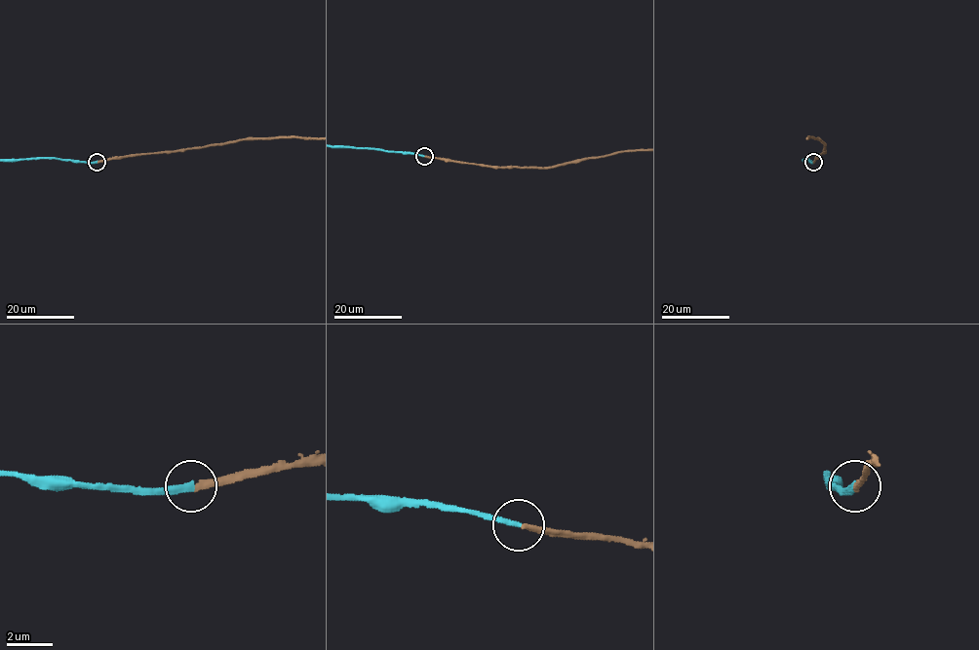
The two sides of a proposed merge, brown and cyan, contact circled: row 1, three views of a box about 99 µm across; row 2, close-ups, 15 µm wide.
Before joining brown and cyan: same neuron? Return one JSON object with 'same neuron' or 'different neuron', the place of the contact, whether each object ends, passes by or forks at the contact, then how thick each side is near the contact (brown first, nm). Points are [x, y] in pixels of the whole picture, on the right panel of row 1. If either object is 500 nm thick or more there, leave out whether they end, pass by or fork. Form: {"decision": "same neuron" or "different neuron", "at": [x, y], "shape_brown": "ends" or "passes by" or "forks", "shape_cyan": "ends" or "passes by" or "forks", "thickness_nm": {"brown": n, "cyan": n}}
{"decision": "same neuron", "at": [813, 162], "shape_brown": "ends", "shape_cyan": "ends", "thickness_nm": {"brown": 260, "cyan": 300}}

